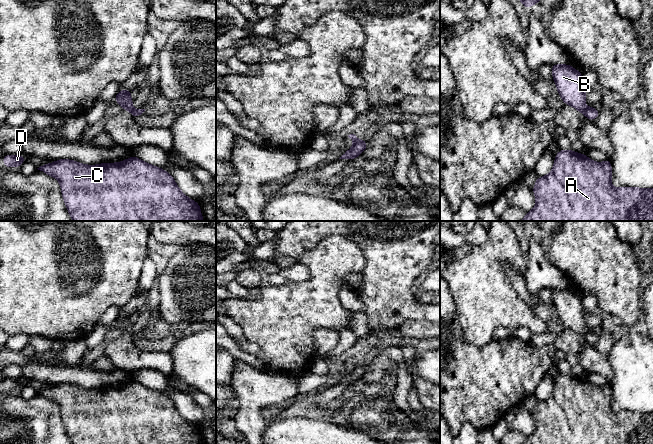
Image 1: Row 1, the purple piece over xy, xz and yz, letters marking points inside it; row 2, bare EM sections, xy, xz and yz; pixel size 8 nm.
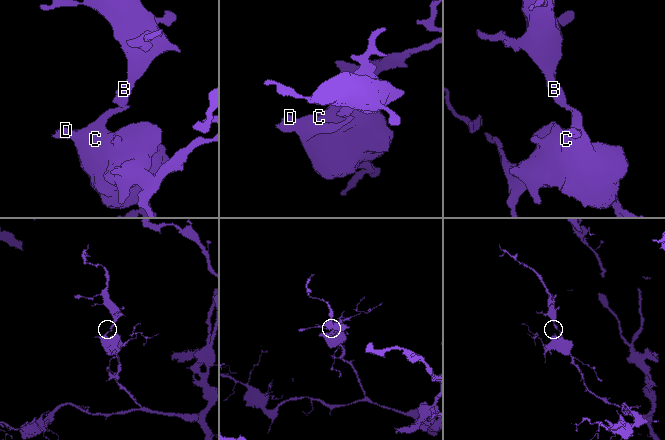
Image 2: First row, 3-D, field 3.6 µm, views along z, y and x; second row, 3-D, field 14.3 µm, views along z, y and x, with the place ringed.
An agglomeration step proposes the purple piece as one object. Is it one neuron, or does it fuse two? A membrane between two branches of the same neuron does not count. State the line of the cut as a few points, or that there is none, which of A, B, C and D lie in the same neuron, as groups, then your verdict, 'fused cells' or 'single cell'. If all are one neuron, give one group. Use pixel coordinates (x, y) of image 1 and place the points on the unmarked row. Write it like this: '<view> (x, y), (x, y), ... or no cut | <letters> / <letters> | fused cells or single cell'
yz (586, 333), (583, 337) | A C D / B | fused cells

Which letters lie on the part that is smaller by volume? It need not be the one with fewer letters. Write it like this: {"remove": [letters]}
{"remove": ["B"]}

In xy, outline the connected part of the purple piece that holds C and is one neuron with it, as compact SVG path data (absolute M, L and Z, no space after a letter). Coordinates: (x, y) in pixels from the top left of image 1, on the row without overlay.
M135 380L122 386L98 389L61 383L37 393L59 405L62 421L72 444L204 444L199 428L179 413L171 398Z

